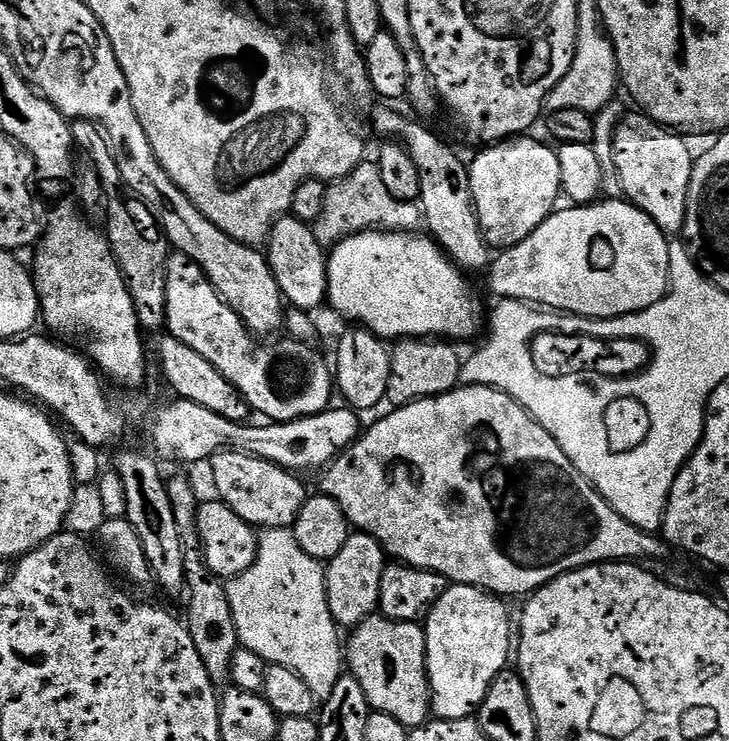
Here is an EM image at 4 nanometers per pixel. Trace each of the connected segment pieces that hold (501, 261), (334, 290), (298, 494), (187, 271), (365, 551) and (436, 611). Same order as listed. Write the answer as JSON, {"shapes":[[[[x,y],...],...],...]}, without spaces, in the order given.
{"shapes":[[[[601,199],[595,204],[587,206],[564,206],[552,213],[546,218],[546,222],[542,222],[542,226],[538,226],[538,230],[534,230],[534,234],[530,234],[522,242],[518,242],[512,248],[503,249],[499,253],[500,256],[491,261],[490,273],[496,279],[496,288],[504,298],[512,298],[520,291],[528,292],[532,288],[532,284],[552,284],[552,288],[556,291],[555,311],[570,316],[585,316],[587,320],[613,320],[615,316],[628,316],[632,312],[641,312],[650,306],[654,306],[668,293],[668,285],[670,283],[670,273],[668,270],[668,245],[669,237],[664,235],[664,231],[644,213],[641,208],[635,204],[629,204],[627,199]]],[[[373,230],[370,232],[355,232],[352,236],[347,236],[341,240],[335,248],[327,253],[328,257],[328,298],[327,303],[332,304],[332,308],[340,316],[352,320],[348,322],[359,322],[369,332],[380,337],[385,342],[399,342],[405,338],[447,338],[449,341],[468,340],[471,336],[476,336],[480,332],[480,323],[485,323],[486,308],[480,305],[480,300],[476,297],[476,292],[472,288],[468,288],[469,277],[461,272],[445,252],[440,251],[440,245],[432,239],[431,235],[423,234],[419,236],[419,231],[411,232],[386,232],[383,230]]],[[[225,450],[217,452],[210,461],[212,467],[212,484],[216,487],[215,495],[223,500],[238,518],[245,520],[257,530],[270,528],[291,529],[296,523],[306,499],[304,484],[299,475],[278,466],[274,462],[266,462],[246,452]]],[[[179,254],[168,257],[166,328],[213,364],[239,390],[249,409],[261,412],[265,421],[301,420],[333,403],[334,372],[316,346],[291,338],[277,339],[269,348],[264,345],[267,343],[258,342],[242,318],[217,294],[198,262]]],[[[359,530],[353,531],[348,537],[346,546],[342,546],[342,550],[338,550],[338,554],[334,554],[334,558],[327,561],[328,605],[330,614],[341,629],[357,628],[367,616],[373,615],[379,609],[382,574],[385,567],[384,547],[373,536],[368,536]]],[[[469,584],[445,587],[442,598],[428,613],[423,625],[428,659],[428,686],[432,698],[432,712],[442,720],[466,720],[477,715],[480,703],[486,698],[494,678],[505,671],[514,644],[514,624],[508,621],[508,608],[501,597]]]]}

